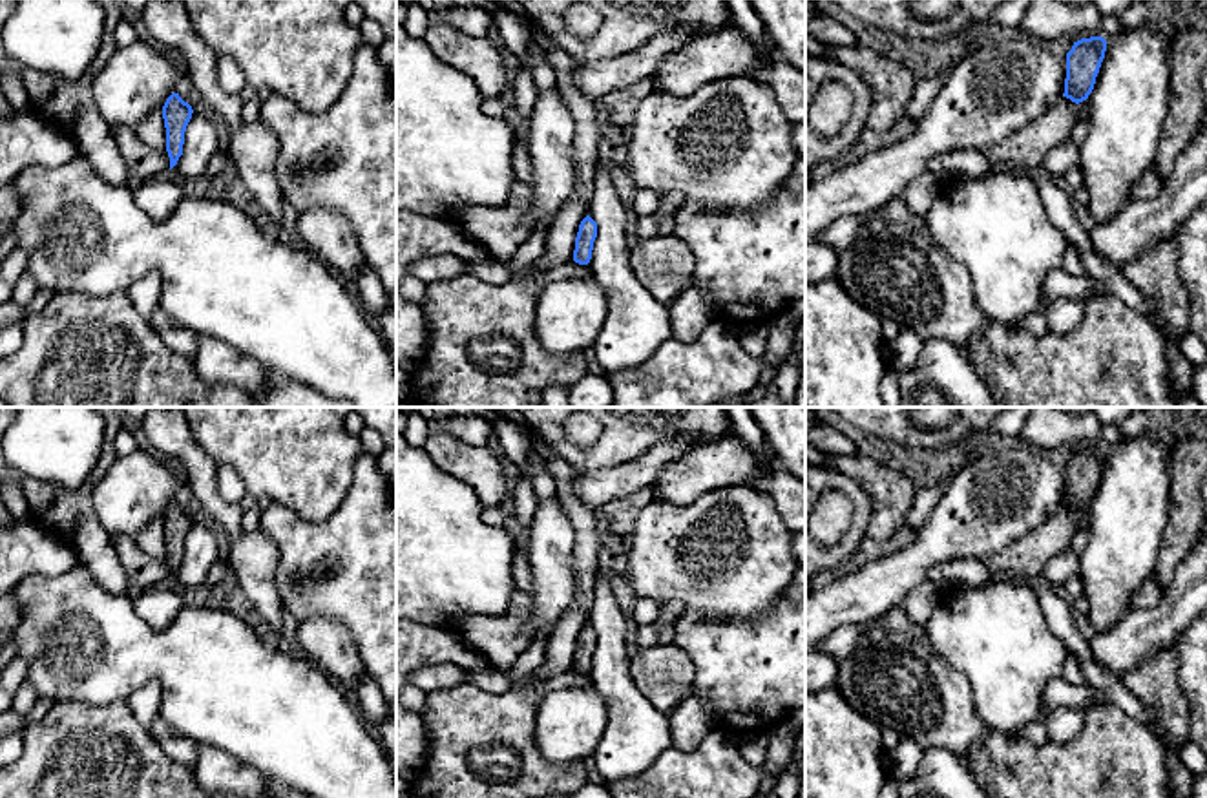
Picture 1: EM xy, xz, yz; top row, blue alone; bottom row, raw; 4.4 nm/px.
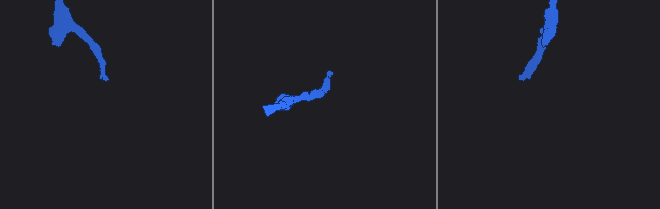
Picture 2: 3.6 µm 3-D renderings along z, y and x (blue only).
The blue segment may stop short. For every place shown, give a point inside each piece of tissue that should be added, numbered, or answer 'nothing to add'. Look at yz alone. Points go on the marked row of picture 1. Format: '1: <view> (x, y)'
nothing to add

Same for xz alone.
nothing to add

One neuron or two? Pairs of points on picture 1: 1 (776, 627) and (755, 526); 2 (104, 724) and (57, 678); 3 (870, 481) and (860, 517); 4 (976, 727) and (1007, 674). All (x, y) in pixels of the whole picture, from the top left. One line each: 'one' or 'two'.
1: two
2: two
3: two
4: two

